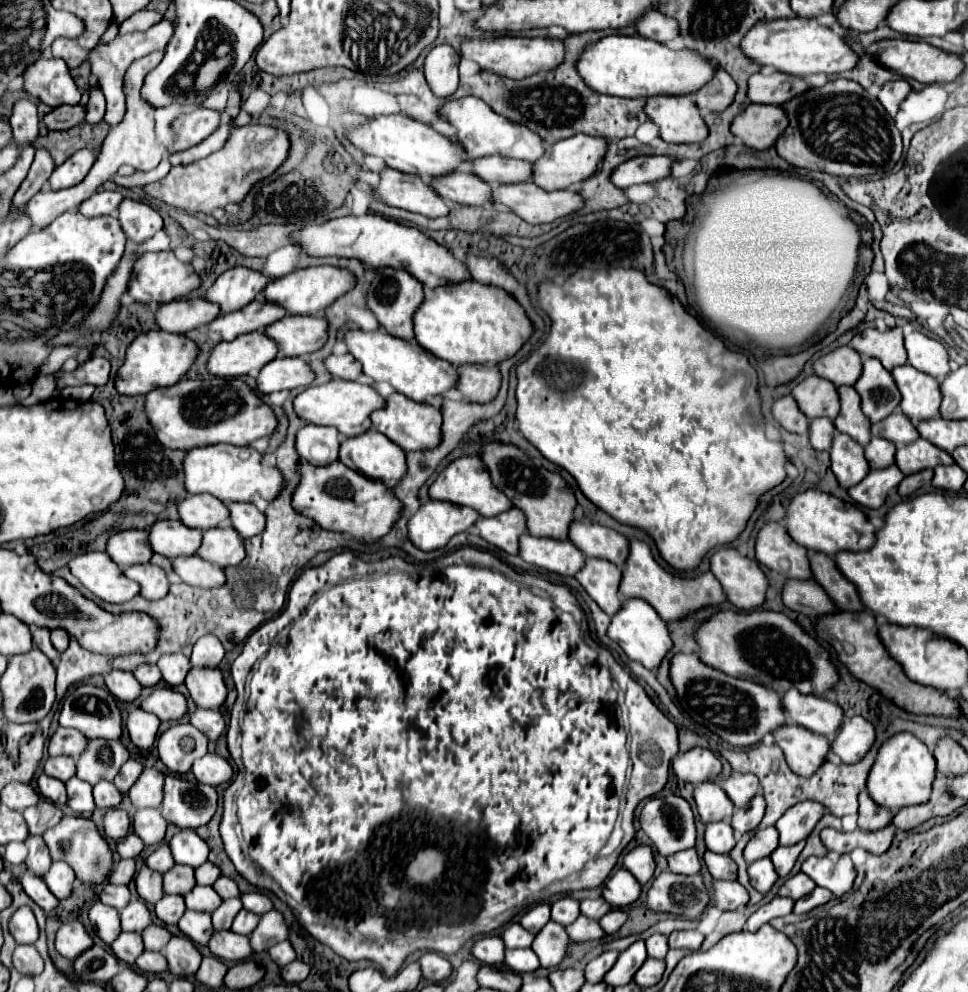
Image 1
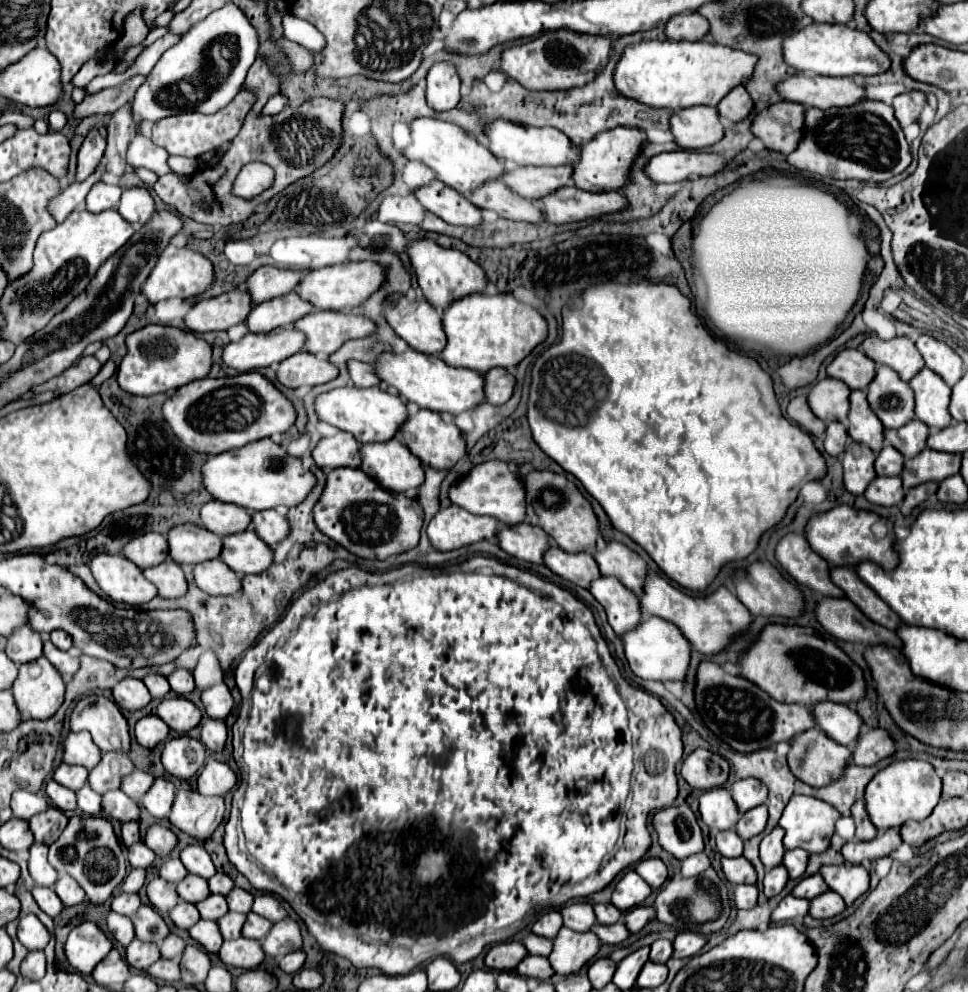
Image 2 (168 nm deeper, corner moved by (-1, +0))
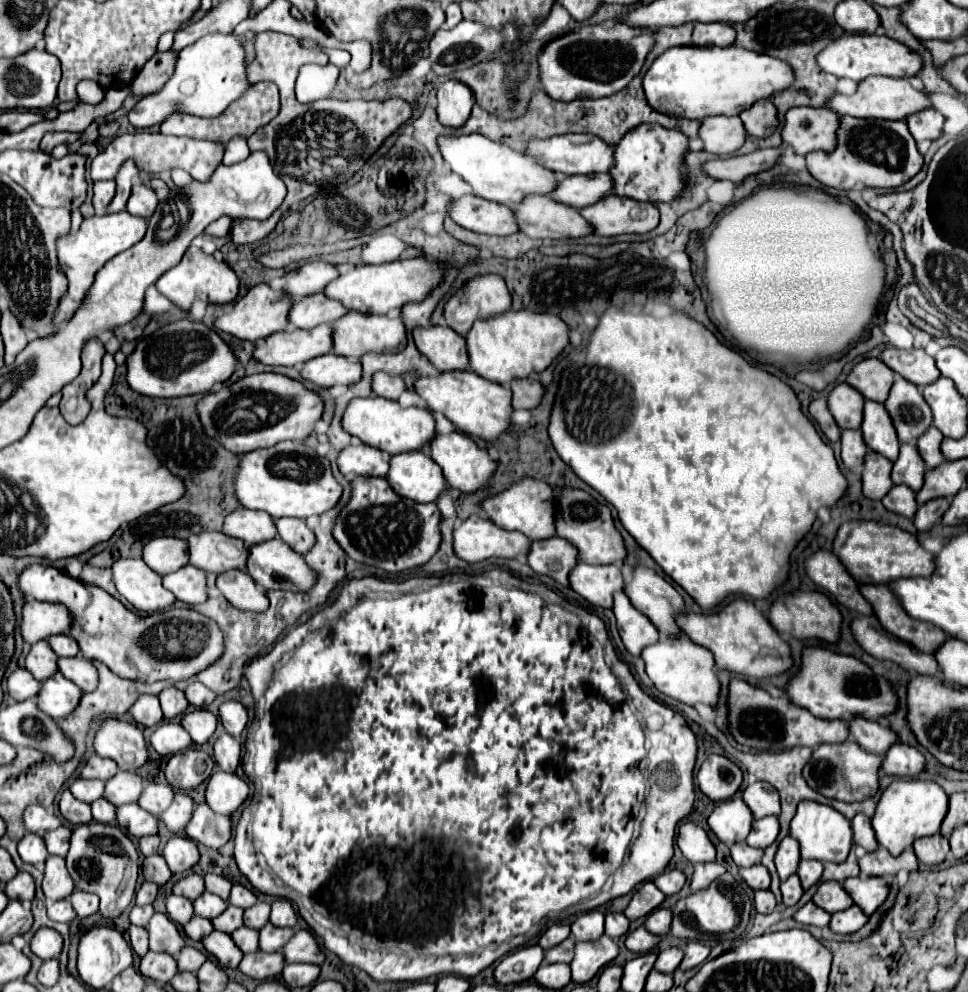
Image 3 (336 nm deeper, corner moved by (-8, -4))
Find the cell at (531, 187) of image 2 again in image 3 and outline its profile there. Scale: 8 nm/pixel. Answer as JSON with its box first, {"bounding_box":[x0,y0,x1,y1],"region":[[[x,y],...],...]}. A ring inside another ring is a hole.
{"bounding_box":[552,173,612,209],"region":[[[608,173],[572,175],[564,177],[558,183],[558,189],[552,191],[552,199],[576,209],[584,209],[590,207],[592,203],[598,203],[598,199],[610,193],[612,193],[612,175]]]}

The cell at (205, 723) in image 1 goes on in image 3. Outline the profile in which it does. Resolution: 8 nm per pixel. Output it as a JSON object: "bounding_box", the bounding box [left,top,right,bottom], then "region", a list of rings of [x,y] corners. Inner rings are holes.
{"bounding_box":[214,733,242,773],"region":[[[228,733],[218,737],[218,741],[214,745],[214,757],[222,771],[234,773],[236,767],[240,765],[240,753],[242,753],[242,745],[238,739],[234,739]]]}

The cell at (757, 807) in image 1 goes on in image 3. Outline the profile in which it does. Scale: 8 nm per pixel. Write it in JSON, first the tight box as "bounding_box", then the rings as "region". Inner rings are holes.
{"bounding_box":[748,817,778,849],"region":[[[764,817],[764,819],[756,819],[752,825],[752,831],[748,835],[748,845],[750,847],[758,847],[758,849],[766,849],[770,847],[776,837],[778,837],[778,817]]]}

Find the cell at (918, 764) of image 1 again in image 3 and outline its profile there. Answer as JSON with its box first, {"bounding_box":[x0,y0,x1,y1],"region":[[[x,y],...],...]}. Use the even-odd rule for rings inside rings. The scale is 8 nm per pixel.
{"bounding_box":[872,779,948,855],"region":[[[898,779],[884,793],[876,807],[876,815],[872,817],[872,827],[876,831],[876,839],[884,845],[892,855],[900,855],[904,849],[912,847],[912,843],[920,837],[930,837],[940,831],[940,825],[948,813],[948,795],[942,787],[932,781],[920,779]]]}

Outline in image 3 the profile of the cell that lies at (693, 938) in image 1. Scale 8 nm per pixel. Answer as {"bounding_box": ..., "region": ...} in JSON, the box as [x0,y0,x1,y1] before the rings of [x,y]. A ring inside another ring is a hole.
{"bounding_box":[680,941,710,971],"region":[[[698,941],[688,943],[688,945],[686,945],[686,951],[684,951],[684,959],[682,959],[682,963],[680,963],[680,969],[688,971],[688,969],[704,963],[704,959],[708,957],[708,953],[710,953],[710,947],[706,947],[706,945],[698,943]]]}

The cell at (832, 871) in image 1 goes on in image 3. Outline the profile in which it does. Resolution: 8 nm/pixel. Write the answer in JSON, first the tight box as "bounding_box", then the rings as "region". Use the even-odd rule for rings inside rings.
{"bounding_box":[842,877,890,915],"region":[[[852,877],[852,879],[846,879],[842,887],[850,893],[854,903],[864,909],[866,915],[872,915],[878,907],[882,907],[882,903],[890,893],[888,881],[884,877],[870,877],[870,879]]]}

